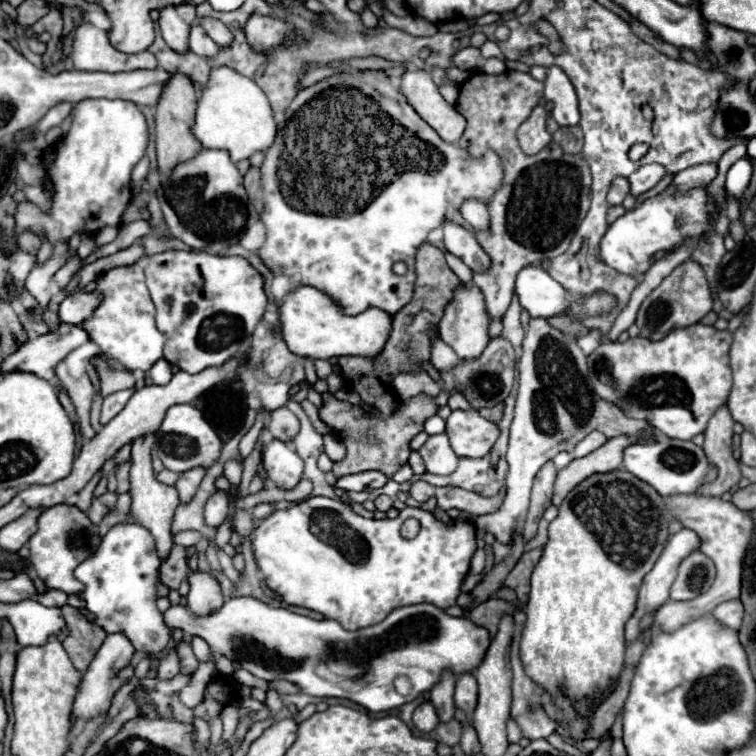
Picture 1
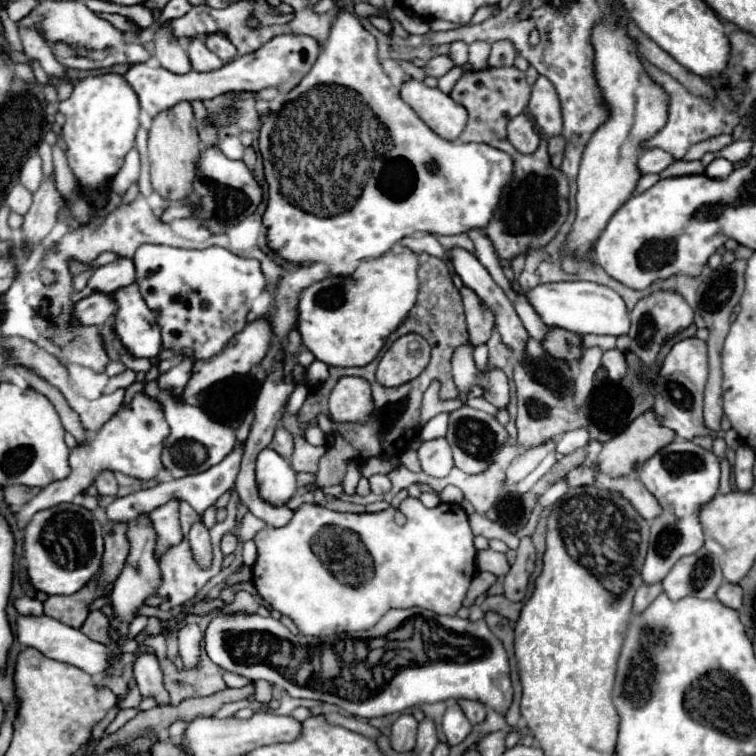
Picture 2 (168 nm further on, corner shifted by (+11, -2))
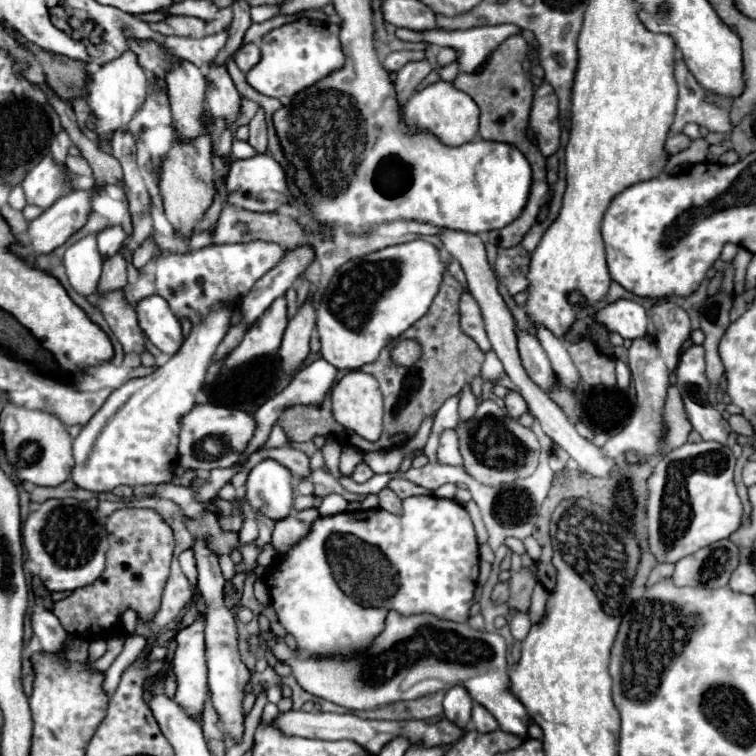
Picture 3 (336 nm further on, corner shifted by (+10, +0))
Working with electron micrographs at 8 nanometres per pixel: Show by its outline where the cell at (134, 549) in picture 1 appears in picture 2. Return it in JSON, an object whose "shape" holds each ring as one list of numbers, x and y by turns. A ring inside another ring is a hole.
{"shape":[[140,654,134,664,136,684,144,698,154,698,158,706,170,704,170,694,162,682,162,670,154,654]]}

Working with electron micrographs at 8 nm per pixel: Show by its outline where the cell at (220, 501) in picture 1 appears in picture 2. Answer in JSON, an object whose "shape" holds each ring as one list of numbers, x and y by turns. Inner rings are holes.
{"shape":[[196,522,188,534,190,550,194,556,194,562,202,568,208,570,212,564,212,544,210,544,210,534,208,528,202,522]]}

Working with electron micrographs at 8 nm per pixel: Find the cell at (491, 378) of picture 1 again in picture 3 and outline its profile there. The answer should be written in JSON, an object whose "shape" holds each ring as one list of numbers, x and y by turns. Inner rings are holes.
{"shape":[[511,390,505,396,505,408,507,408,507,412,509,412,511,418,519,418,521,414,527,412,527,402,521,398,521,394,517,394,515,390]]}

